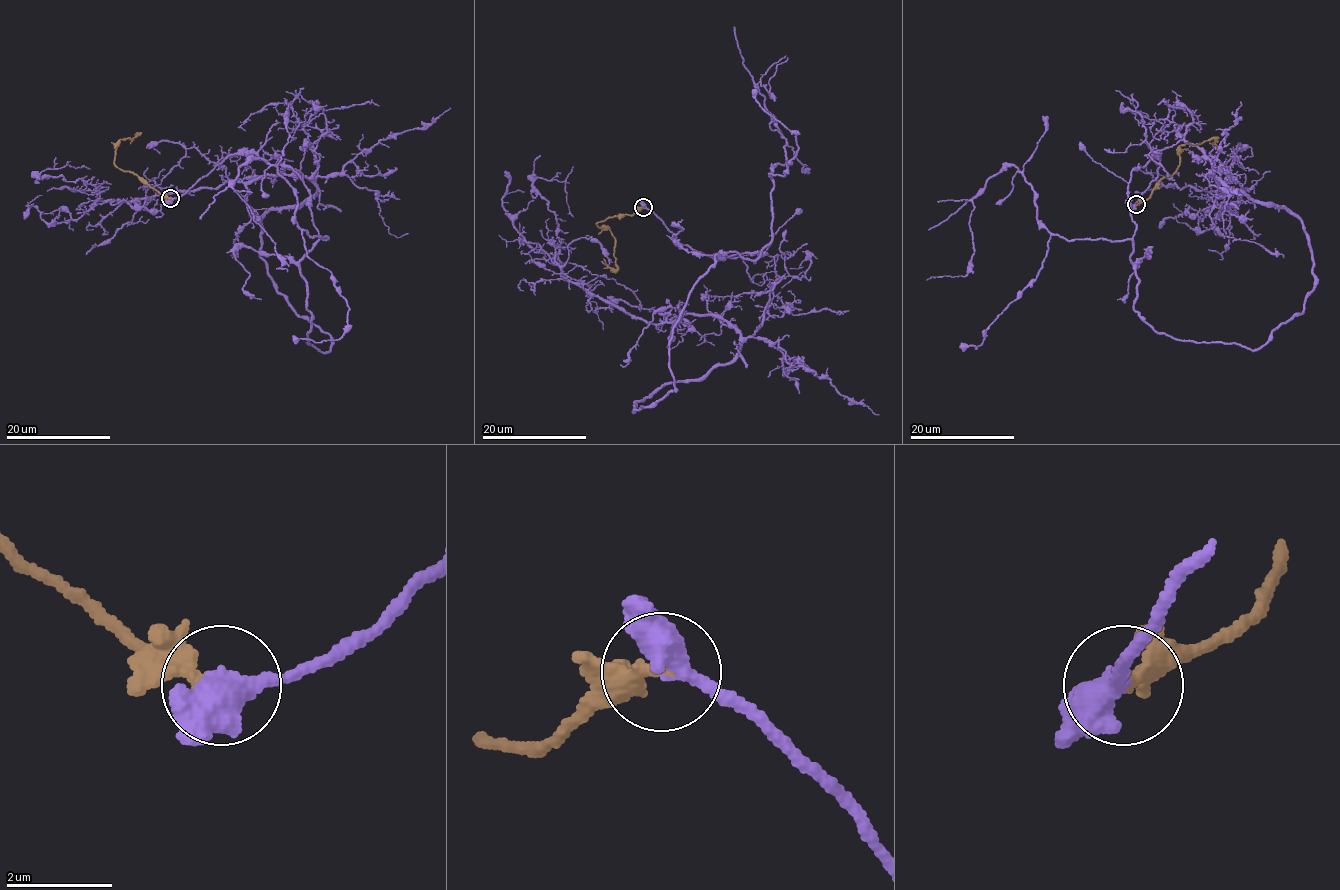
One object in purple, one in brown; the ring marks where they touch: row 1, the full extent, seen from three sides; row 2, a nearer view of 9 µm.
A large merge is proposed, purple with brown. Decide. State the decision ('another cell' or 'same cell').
same cell

